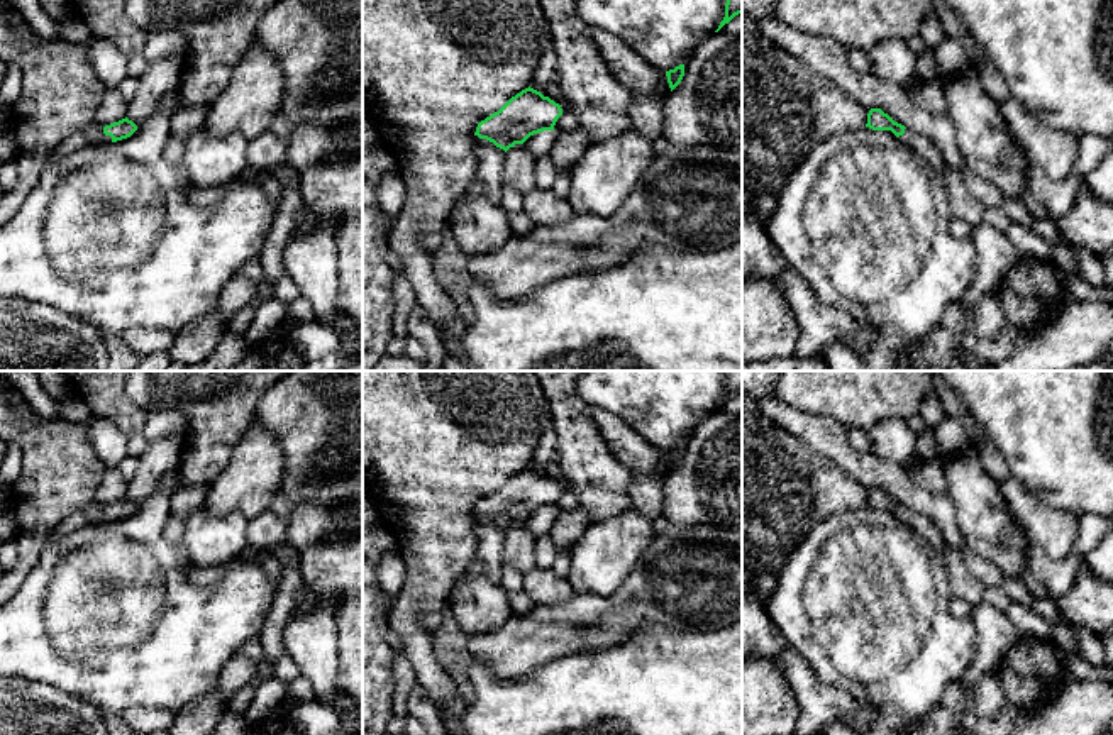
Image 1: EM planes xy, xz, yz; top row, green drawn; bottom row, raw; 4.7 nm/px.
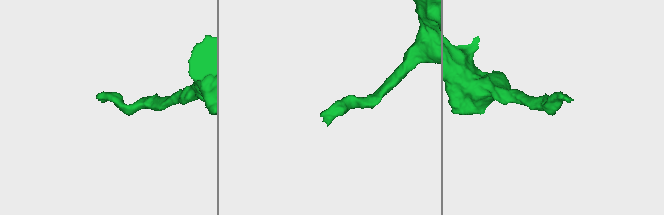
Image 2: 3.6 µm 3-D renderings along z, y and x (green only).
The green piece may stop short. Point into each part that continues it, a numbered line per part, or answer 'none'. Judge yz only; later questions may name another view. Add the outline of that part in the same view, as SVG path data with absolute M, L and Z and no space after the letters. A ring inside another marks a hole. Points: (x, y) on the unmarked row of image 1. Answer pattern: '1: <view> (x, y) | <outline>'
1: yz (920, 524) | M905 508L905 513L898 517L905 525L920 533L937 552L942 554L944 537L942 532L922 513Z

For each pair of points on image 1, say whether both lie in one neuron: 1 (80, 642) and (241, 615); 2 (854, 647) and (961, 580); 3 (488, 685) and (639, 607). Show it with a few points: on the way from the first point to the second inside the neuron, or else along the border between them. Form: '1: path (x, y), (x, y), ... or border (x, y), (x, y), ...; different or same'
1: path (121, 627), (200, 627); same
2: border (941, 554), (954, 595); different
3: border (470, 659), (503, 679), (537, 669); different

